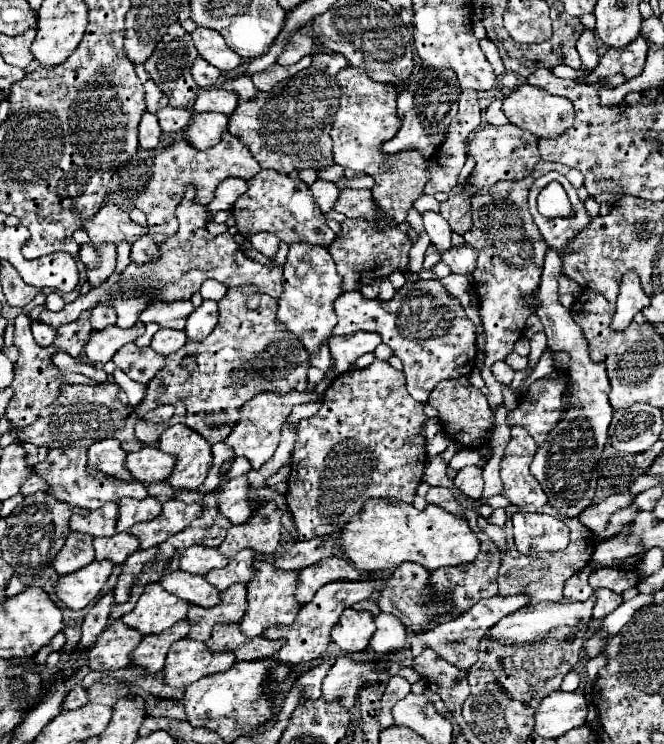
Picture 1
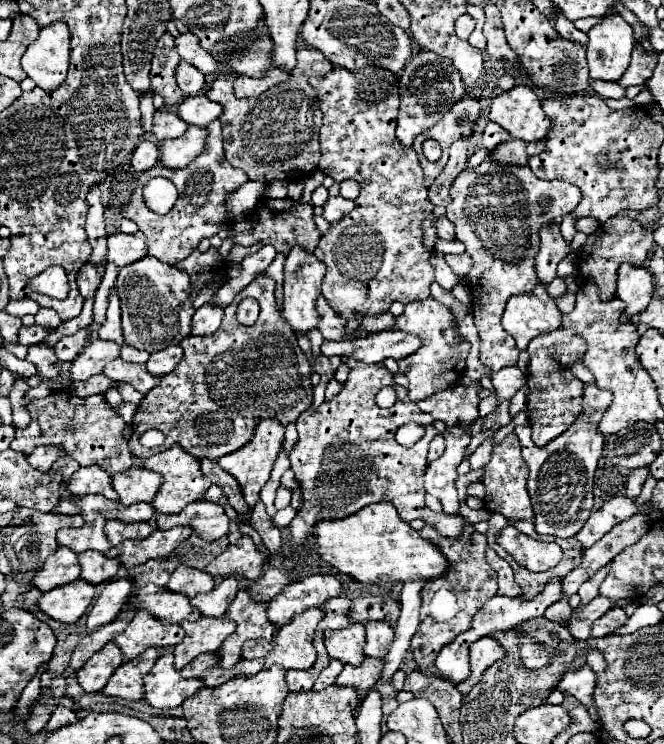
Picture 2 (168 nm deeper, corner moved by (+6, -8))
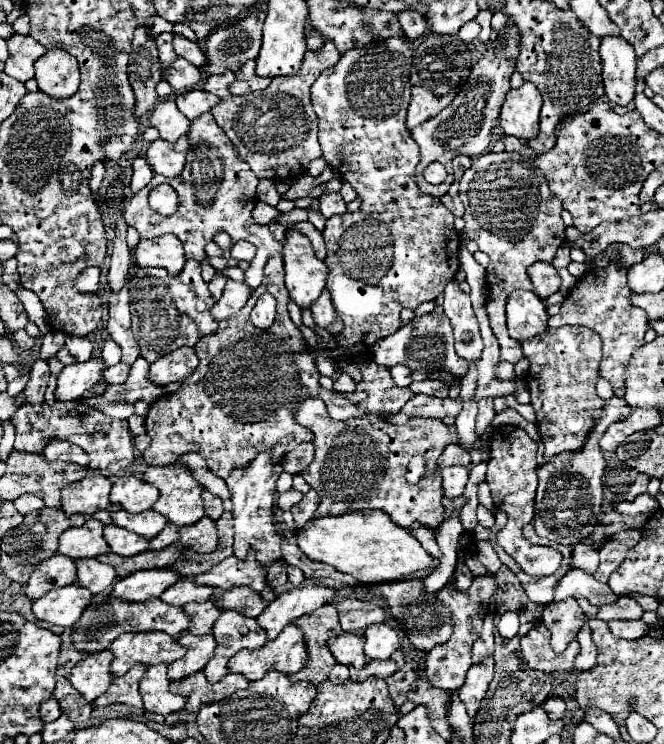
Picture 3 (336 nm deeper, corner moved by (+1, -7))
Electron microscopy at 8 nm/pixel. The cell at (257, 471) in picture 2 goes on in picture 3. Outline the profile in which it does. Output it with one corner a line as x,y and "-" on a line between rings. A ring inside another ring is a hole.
261,452
261,456
257,456
257,460
253,460
253,464
249,464
249,468
233,468
233,472
229,472
229,476
225,478
227,486
231,488
231,500
233,500
233,530
235,530
235,544
233,544
233,554
243,560
247,556
249,548
255,548
257,552
257,560
267,566
273,560
281,558
281,550
279,550
279,534
273,528
273,520
271,520
271,510
275,504
275,482
279,478
279,474
283,472
281,462
273,464
269,460
269,452

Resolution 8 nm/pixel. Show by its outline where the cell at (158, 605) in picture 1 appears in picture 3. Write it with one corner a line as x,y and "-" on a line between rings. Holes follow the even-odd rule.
129,632
113,640
109,650
115,654
111,664
113,676
123,676
135,662
143,662
147,666
159,662
175,662
185,656
185,648
165,632

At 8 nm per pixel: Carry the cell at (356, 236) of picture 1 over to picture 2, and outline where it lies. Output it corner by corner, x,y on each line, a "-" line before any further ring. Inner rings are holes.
334,67
330,73
322,75
322,77
310,77
308,83
316,89
318,93
318,101
320,101
320,111
322,111
322,127
320,127
320,163
318,163
318,169
324,173
324,175
330,175
334,181
346,181
346,179
352,179
352,181
358,181
362,191
360,191
360,197
356,199
356,207
350,215
346,215
342,221
334,221
330,225
330,231
326,231
322,237
320,237
320,243
314,251
314,255
326,263
328,271
326,271
326,277
324,277
324,283
322,283
322,295
324,299
328,301
328,305
338,313
342,315
344,319
350,319
350,317
364,317
364,315
382,315
390,309
390,305
394,301
400,301
400,303
410,303
410,301
420,301
420,299
426,299
430,297
430,285
434,283
434,267
430,263
430,257
432,257
432,251
424,249
424,231
422,231
422,221
432,213
434,205
428,203
428,189
424,189
422,185
422,169
420,169
420,163
418,163
418,155
416,151
410,148
404,147
396,135
394,135
394,129
396,129
396,117
398,117
398,103
400,103
400,87
398,87
398,77
388,71
388,69
382,69
382,67
364,67
364,69
358,69
358,71
348,71
344,67

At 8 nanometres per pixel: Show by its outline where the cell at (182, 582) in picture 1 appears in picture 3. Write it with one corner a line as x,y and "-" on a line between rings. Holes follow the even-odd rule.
153,596
145,602
125,602
125,600
107,600
89,604
79,622
73,626
73,644
81,652
99,652
109,648
109,644
123,632
145,632
145,630
161,630
169,636
179,636
189,628
189,616
185,616
183,608
165,604
161,598

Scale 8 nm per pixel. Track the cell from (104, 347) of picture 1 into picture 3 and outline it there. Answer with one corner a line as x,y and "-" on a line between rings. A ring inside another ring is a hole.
89,358
87,362
75,362
71,366
65,366
57,378
55,398
57,400
81,398
83,392
87,392
93,384
101,380
103,370
105,370
103,358

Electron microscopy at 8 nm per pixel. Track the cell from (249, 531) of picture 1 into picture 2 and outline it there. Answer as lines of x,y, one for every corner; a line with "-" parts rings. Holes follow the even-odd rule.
244,535
236,545
230,545
224,553
210,561
206,573
212,577
244,577
244,579
258,579
264,565
264,555
254,547
252,539

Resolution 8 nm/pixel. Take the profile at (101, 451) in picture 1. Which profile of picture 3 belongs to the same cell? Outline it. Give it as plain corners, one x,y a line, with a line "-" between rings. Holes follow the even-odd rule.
87,476
61,490
61,504
67,516
91,514
95,510
119,510
121,506
109,500
111,480
107,476

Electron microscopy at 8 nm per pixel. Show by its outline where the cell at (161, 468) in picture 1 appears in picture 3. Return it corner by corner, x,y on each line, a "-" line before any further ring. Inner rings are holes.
121,476
115,480
111,488
111,502
121,504
127,512
145,512
157,502
157,488
153,484
145,484
145,480
137,476

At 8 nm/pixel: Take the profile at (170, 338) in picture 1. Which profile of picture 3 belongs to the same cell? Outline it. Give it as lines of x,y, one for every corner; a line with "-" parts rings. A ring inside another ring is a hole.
183,346
153,362
149,380
155,382
157,386
165,386
169,382
181,382
193,374
197,364
199,364
199,358
195,350
189,346

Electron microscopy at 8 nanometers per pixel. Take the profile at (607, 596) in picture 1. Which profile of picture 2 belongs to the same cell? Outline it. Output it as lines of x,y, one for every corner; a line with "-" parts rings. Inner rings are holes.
622,607
618,609
612,609
612,613
606,613
604,617
596,619
594,625
592,625
592,637
606,637
610,633
614,633
618,627
626,625
628,621
628,615
624,613

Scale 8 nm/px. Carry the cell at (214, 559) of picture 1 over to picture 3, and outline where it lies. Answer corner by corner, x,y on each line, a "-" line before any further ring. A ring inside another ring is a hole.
181,578
181,580
177,580
177,584
169,586
161,594
161,600
165,600
167,604
173,604
173,606
185,606
189,602
205,602
213,596
213,592
215,592
215,588
205,588
205,586
197,584
195,580

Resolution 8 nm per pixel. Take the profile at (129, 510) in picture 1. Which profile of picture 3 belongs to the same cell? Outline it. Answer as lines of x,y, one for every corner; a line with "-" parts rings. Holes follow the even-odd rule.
115,524
105,526
105,540
111,552
119,556
135,556
149,548
149,540
145,540
145,536
133,536
133,532
125,528
117,528

